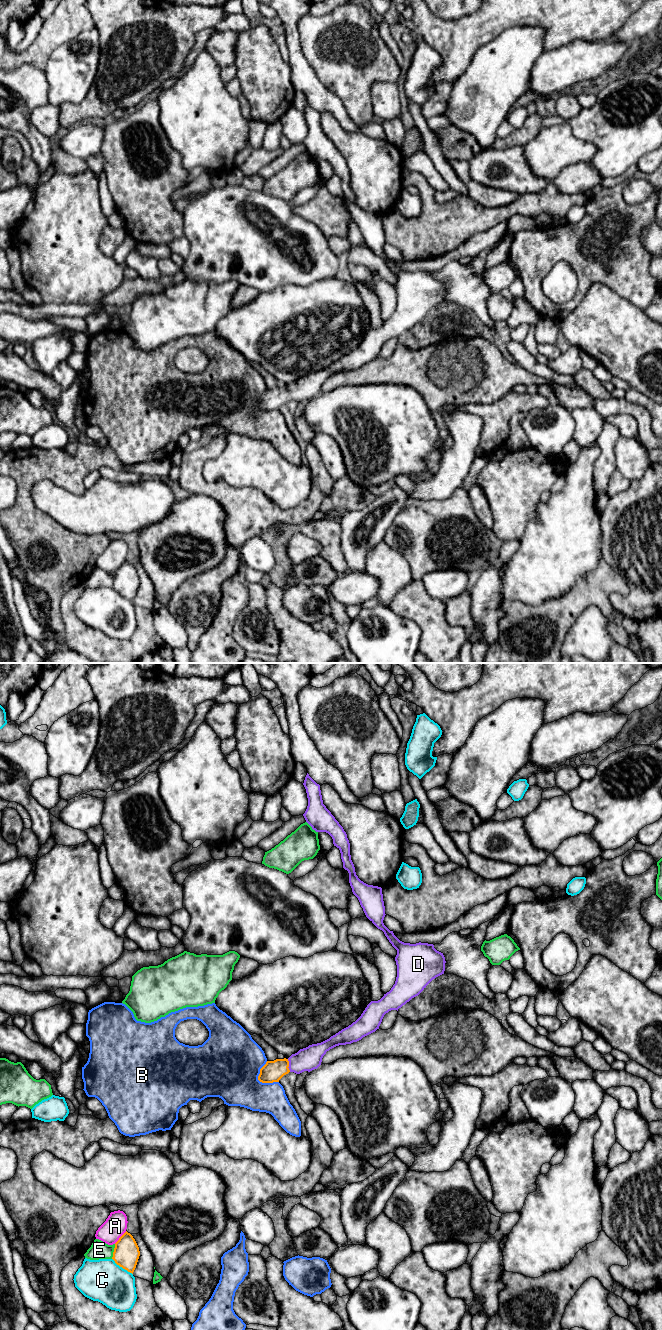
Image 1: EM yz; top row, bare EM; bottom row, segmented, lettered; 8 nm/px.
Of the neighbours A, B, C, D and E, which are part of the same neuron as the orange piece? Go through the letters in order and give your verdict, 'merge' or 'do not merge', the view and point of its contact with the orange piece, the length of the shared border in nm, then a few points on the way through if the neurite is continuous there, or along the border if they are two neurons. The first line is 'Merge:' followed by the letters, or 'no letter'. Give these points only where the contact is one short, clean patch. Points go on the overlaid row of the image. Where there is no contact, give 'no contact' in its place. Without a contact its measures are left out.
Merge: D
A: do not merge; contact yz (120, 1237); length 140 nm
B: do not merge; contact yz (259, 1080); length 200 nm
C: do not merge; contact yz (122, 1267); length 220 nm
D: merge; contact yz (288, 1065); length 110 nm; way yz (272, 1071), (288, 1065), (307, 1059)
E: do not merge; contact yz (114, 1251); length 120 nm

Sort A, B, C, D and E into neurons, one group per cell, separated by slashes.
A / B / C / D / E

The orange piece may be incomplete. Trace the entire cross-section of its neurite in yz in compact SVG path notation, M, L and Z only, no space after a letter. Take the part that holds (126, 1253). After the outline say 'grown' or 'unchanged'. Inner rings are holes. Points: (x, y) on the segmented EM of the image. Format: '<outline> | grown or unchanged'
M126 1231L115 1243L112 1259L117 1265L133 1274L139 1256L140 1251L135 1239Z | unchanged

